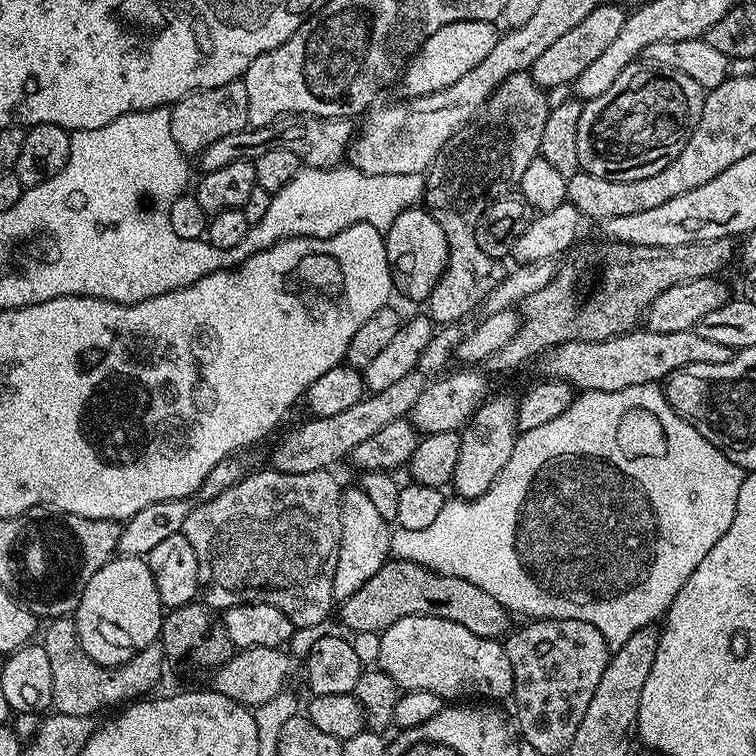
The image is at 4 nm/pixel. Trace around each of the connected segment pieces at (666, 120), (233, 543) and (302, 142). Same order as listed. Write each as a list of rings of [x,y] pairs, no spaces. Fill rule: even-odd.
[[[651,62],[628,64],[626,70],[622,70],[622,74],[618,74],[618,78],[614,78],[614,82],[610,85],[610,90],[606,90],[606,94],[598,94],[598,98],[583,101],[578,118],[578,162],[581,169],[594,174],[594,178],[606,178],[614,182],[634,182],[642,178],[650,178],[650,174],[658,174],[658,170],[666,170],[666,166],[670,166],[670,162],[680,153],[682,146],[686,146],[690,134],[694,134],[694,130],[698,126],[698,118],[702,118],[705,95],[705,89],[700,88],[698,82],[694,82],[694,78],[690,78],[678,70],[658,68]]]
[[[328,470],[310,474],[267,471],[249,471],[242,482],[230,486],[230,490],[222,490],[218,498],[200,500],[186,518],[183,530],[186,542],[194,546],[201,569],[216,579],[216,584],[209,586],[208,593],[207,588],[203,593],[203,603],[217,610],[232,608],[235,604],[278,606],[278,610],[289,616],[296,628],[323,625],[328,611],[334,608],[332,587],[342,534],[342,484]]]
[[[298,113],[280,116],[261,128],[247,127],[234,134],[226,134],[226,138],[218,138],[218,142],[210,142],[206,150],[198,154],[201,173],[210,170],[222,170],[222,166],[230,166],[230,162],[239,160],[255,161],[257,156],[266,154],[266,150],[290,150],[300,159],[301,165],[310,168],[335,168],[345,159],[354,136],[354,124],[351,119],[342,116],[299,116]]]

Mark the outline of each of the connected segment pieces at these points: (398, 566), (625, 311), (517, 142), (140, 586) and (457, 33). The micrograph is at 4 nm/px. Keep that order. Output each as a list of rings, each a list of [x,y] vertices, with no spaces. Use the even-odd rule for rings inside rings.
[[[389,558],[382,570],[378,570],[378,574],[374,574],[374,578],[370,578],[370,582],[362,586],[362,590],[350,594],[350,598],[346,598],[339,608],[340,620],[348,627],[349,633],[385,632],[387,628],[394,626],[394,622],[398,622],[398,618],[407,616],[433,616],[458,622],[458,626],[466,626],[470,634],[478,634],[478,638],[491,640],[500,640],[509,631],[508,609],[490,598],[486,590],[474,586],[474,582],[466,582],[466,578],[432,572],[412,560]]]
[[[729,238],[673,248],[651,248],[610,239],[603,243],[582,249],[569,264],[561,263],[553,280],[523,300],[518,308],[522,317],[518,334],[502,350],[484,360],[483,367],[489,373],[512,372],[527,360],[535,361],[549,348],[571,340],[605,340],[631,332],[662,290],[670,290],[670,286],[685,284],[688,280],[716,276],[719,268],[732,260],[733,241]]]
[[[519,72],[506,78],[492,92],[492,97],[480,109],[476,119],[464,125],[440,147],[440,152],[424,176],[423,207],[428,209],[434,222],[442,226],[446,242],[449,243],[448,264],[426,301],[426,315],[433,325],[459,325],[459,320],[466,319],[479,304],[481,307],[487,301],[490,290],[494,290],[494,286],[505,278],[505,265],[478,246],[476,221],[487,212],[493,200],[501,199],[519,185],[522,174],[526,174],[526,166],[537,159],[542,142],[542,126],[546,126],[550,107],[550,100],[544,96],[547,96],[545,89],[539,88],[528,72]]]
[[[120,554],[106,561],[102,570],[98,570],[98,574],[94,574],[82,589],[82,598],[74,613],[76,638],[82,651],[94,662],[109,666],[125,664],[134,658],[134,654],[159,641],[165,615],[166,609],[158,598],[158,586],[154,586],[154,574],[150,574],[147,559]]]
[[[467,20],[466,22],[450,22],[450,26],[442,26],[412,55],[408,67],[402,73],[403,95],[411,98],[434,94],[438,90],[446,90],[446,86],[454,86],[462,74],[474,70],[490,50],[500,40],[501,33],[496,32],[497,25],[490,20]]]

